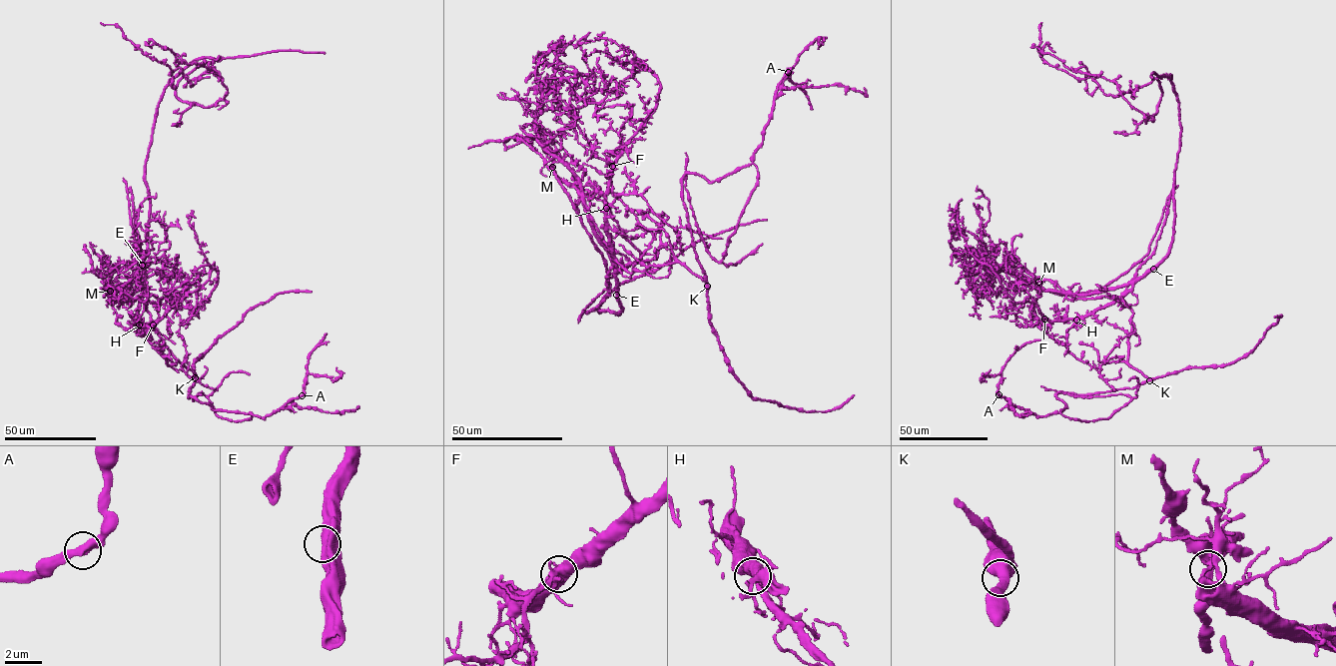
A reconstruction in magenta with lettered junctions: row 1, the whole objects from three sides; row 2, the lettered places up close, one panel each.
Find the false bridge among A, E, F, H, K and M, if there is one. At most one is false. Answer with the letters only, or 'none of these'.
M

